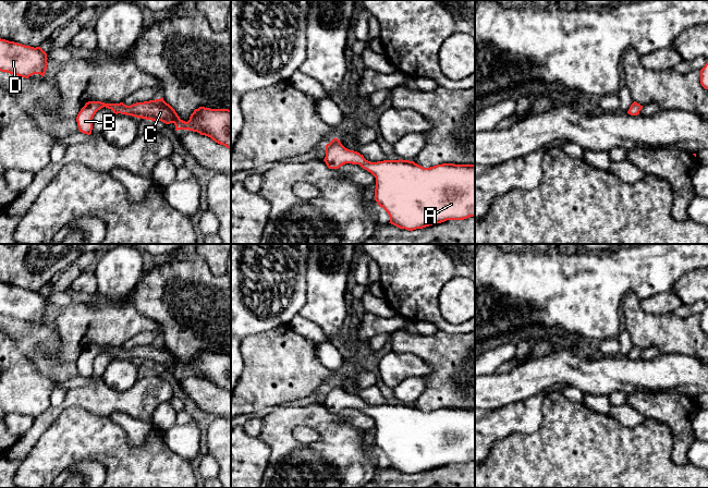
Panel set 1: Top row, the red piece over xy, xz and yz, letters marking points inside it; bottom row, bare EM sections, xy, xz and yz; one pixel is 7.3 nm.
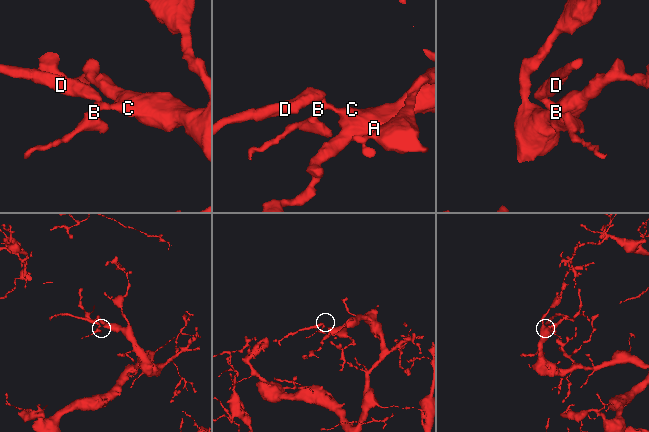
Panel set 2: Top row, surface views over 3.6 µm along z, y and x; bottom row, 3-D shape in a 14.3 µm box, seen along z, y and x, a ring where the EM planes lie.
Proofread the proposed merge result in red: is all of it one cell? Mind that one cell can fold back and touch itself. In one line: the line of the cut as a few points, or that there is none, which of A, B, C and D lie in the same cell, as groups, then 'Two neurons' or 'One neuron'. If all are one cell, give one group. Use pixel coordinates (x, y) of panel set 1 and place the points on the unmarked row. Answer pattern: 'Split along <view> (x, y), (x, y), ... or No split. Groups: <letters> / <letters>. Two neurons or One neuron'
No split. Groups: A B C D. One neuron

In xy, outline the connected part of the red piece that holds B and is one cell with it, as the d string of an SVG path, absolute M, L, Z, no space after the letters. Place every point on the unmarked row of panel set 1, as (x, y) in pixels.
M163 342L136 346L131 350L126 350L123 346L105 347L101 345L88 345L76 361L80 376L87 379L91 378L93 362L103 351L111 353L114 358L121 357L138 363L161 365L166 368L173 367L175 375L188 374L197 376L231 393L231 354L229 353L199 351L194 354L190 364L185 366L180 363L175 354Z

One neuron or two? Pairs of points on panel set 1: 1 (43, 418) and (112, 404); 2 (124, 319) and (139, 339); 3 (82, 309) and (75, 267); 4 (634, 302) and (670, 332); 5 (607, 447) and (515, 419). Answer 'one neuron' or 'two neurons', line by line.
1: one neuron
2: two neurons
3: two neurons
4: one neuron
5: two neurons

